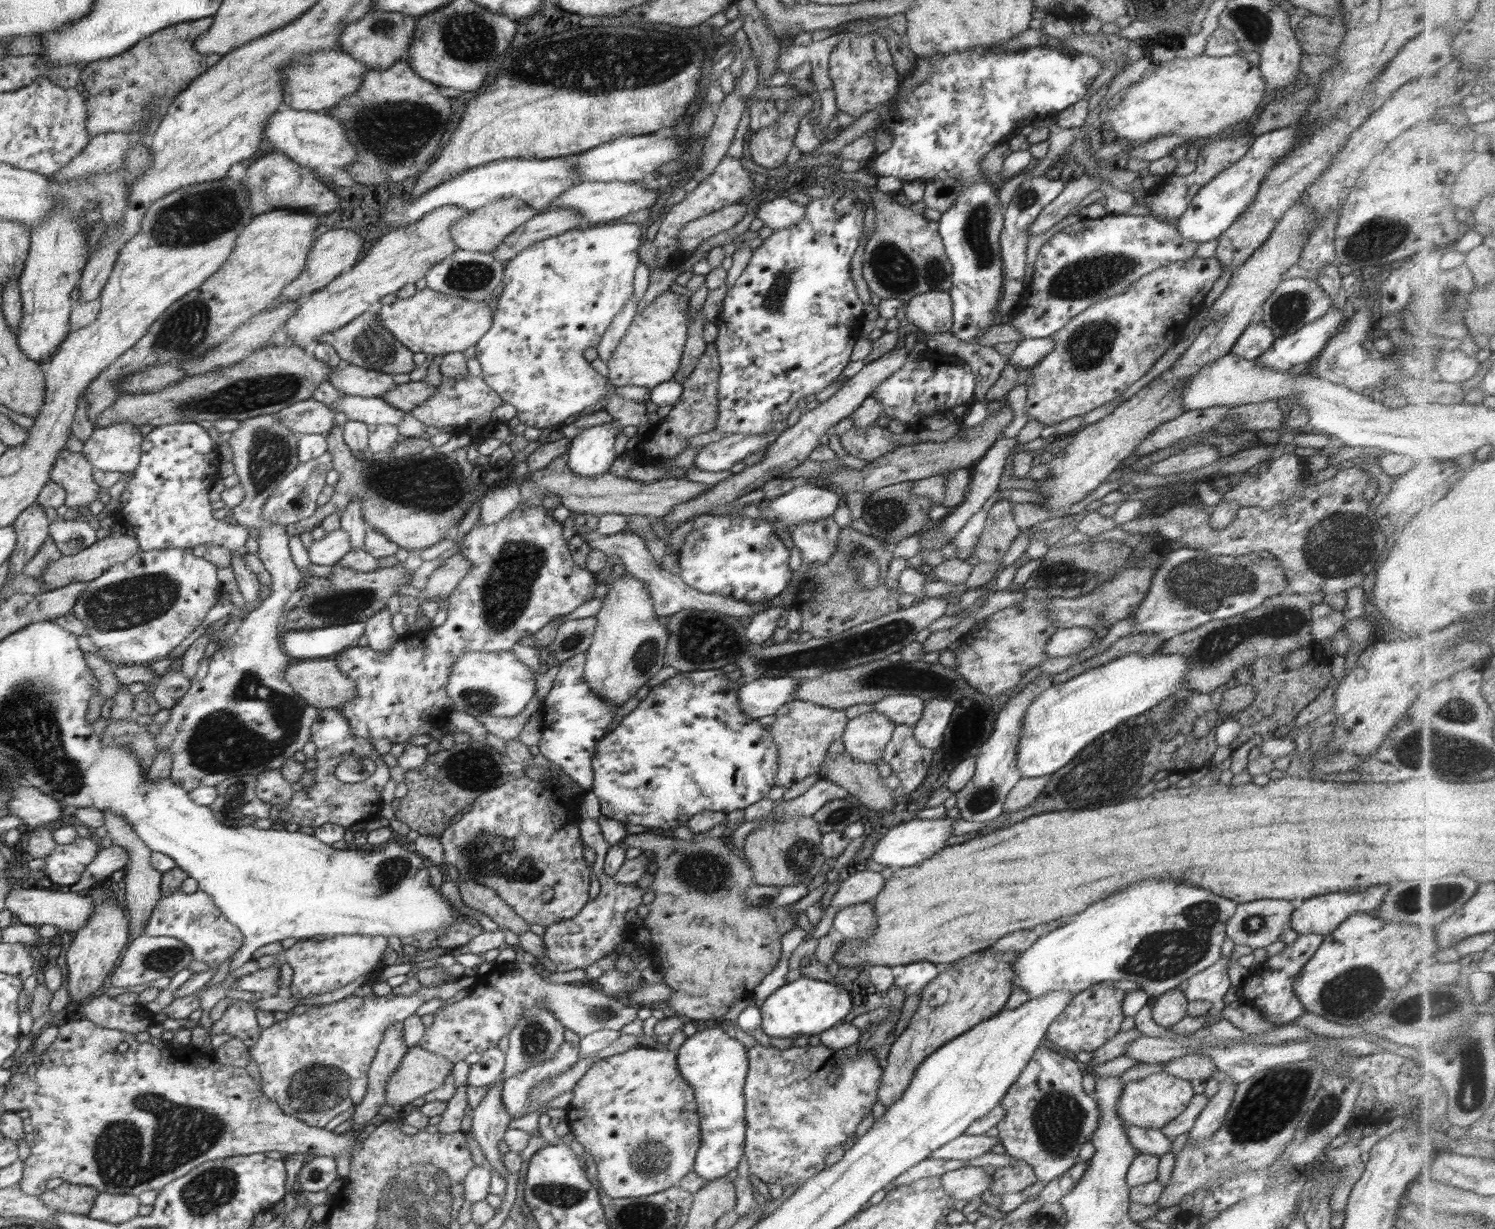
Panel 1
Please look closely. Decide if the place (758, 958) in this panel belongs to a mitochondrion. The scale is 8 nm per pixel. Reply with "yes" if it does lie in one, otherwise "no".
no

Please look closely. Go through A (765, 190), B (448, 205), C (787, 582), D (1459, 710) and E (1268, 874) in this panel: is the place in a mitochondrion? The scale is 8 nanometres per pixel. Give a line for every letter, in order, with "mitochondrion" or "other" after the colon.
A: other
B: other
C: other
D: mitochondrion
E: other

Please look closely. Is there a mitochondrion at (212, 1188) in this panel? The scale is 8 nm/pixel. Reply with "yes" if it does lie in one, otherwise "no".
yes

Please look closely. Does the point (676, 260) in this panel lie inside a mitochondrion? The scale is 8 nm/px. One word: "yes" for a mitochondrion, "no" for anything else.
no

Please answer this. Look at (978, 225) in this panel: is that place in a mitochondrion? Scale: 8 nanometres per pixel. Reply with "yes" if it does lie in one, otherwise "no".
yes

